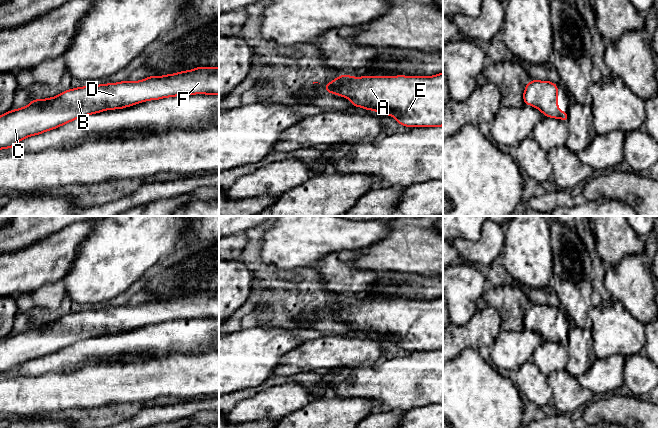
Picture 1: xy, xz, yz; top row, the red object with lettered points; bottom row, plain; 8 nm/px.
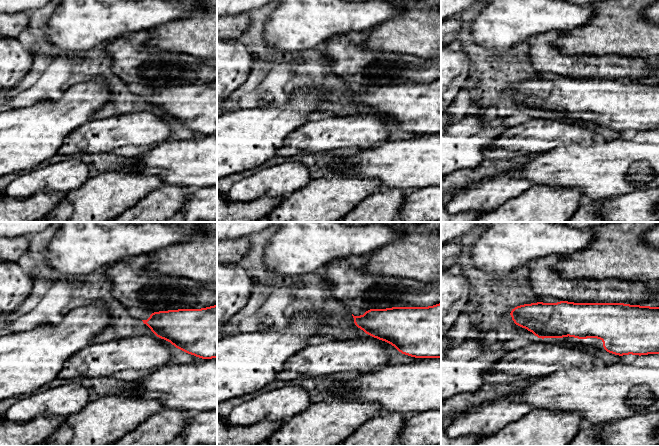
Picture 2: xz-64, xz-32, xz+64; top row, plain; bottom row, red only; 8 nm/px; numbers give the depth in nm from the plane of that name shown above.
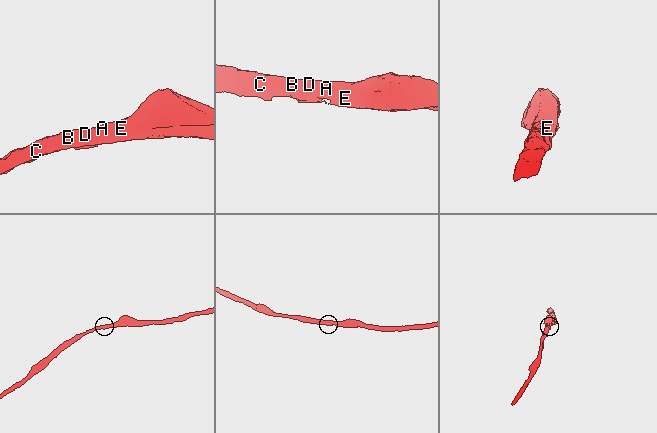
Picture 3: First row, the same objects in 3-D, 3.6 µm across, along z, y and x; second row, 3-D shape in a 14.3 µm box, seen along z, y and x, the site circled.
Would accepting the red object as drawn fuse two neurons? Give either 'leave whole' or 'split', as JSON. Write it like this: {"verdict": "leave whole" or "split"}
{"verdict": "leave whole"}

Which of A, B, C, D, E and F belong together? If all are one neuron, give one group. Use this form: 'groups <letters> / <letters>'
groups A B C D E F

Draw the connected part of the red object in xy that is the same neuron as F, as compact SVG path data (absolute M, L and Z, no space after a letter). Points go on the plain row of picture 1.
M196 291L193 294L159 301L150 300L136 306L122 305L103 309L90 308L88 311L69 313L52 322L41 324L33 322L29 329L10 334L0 340L0 374L13 372L19 365L29 360L53 354L79 341L105 334L122 333L149 324L194 318L219 318L219 291Z

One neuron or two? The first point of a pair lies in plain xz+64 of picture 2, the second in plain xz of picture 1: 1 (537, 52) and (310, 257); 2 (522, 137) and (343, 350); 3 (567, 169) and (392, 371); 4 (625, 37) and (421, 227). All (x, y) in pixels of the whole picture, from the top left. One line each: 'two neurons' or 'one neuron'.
1: two neurons
2: one neuron
3: one neuron
4: one neuron

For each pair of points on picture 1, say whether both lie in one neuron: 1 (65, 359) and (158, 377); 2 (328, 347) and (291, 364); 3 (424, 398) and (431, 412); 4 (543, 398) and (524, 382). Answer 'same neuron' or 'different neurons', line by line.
1: different neurons
2: same neuron
3: different neurons
4: same neuron

